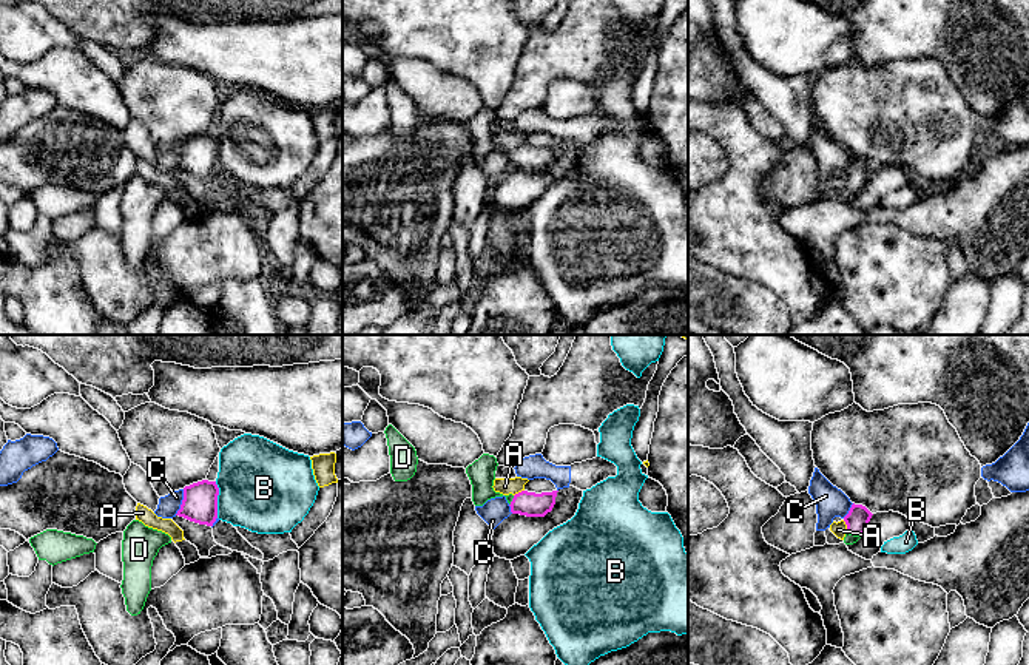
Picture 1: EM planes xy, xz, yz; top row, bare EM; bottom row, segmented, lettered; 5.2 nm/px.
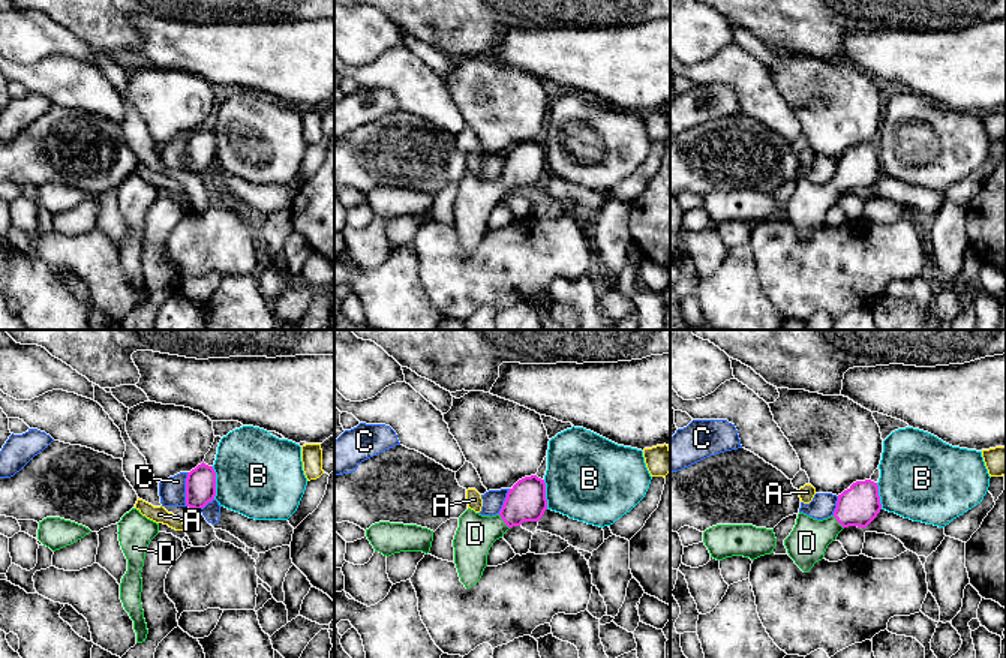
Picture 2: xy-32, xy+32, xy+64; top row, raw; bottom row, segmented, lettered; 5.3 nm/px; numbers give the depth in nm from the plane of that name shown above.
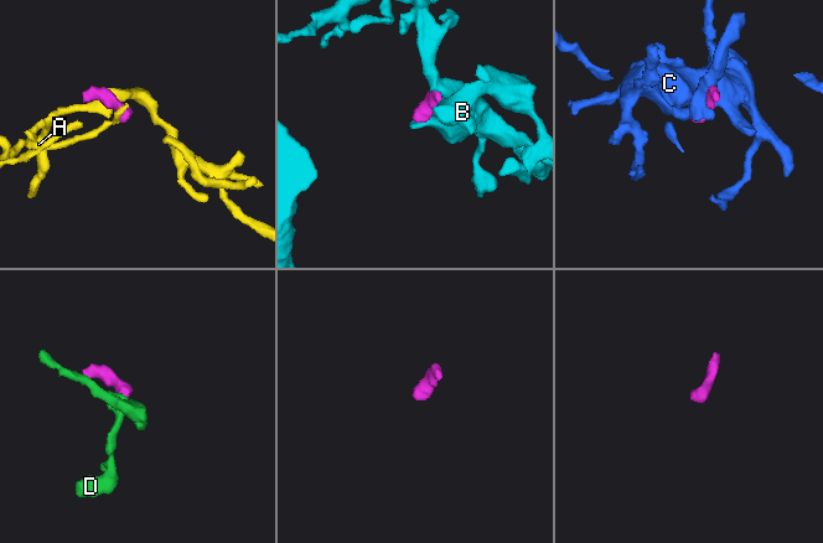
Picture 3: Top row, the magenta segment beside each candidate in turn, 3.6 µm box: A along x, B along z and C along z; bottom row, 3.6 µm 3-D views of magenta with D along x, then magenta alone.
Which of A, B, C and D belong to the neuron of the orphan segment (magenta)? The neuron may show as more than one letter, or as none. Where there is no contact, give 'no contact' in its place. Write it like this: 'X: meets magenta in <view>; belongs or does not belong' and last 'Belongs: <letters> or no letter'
A: meets magenta in yz; does not belong
B: meets magenta in xy; does not belong
C: meets magenta in xy; does not belong
D: meets magenta in yz; belongs
Belongs: D

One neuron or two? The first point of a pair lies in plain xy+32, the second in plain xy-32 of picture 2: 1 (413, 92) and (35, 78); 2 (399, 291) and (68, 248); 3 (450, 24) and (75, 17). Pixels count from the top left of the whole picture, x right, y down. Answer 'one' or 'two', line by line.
1: one
2: two
3: one

